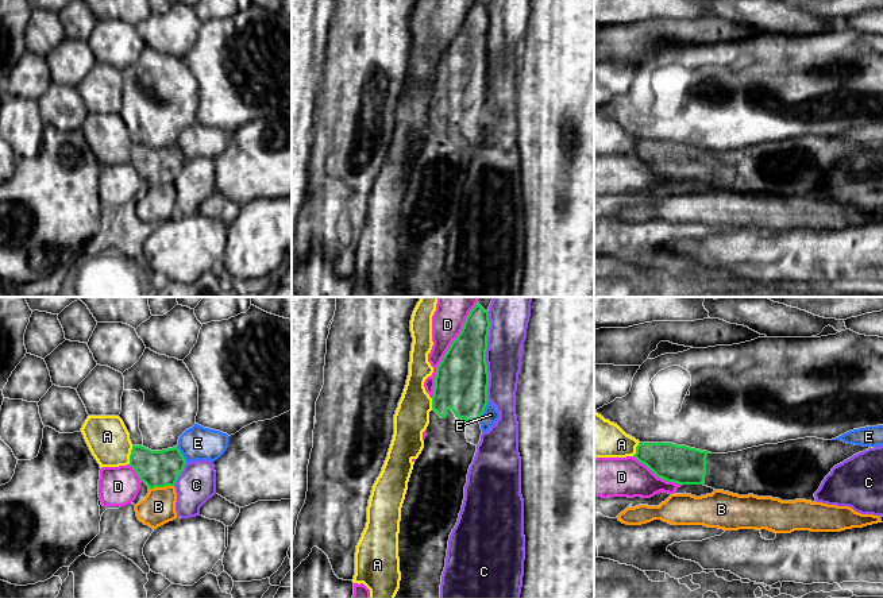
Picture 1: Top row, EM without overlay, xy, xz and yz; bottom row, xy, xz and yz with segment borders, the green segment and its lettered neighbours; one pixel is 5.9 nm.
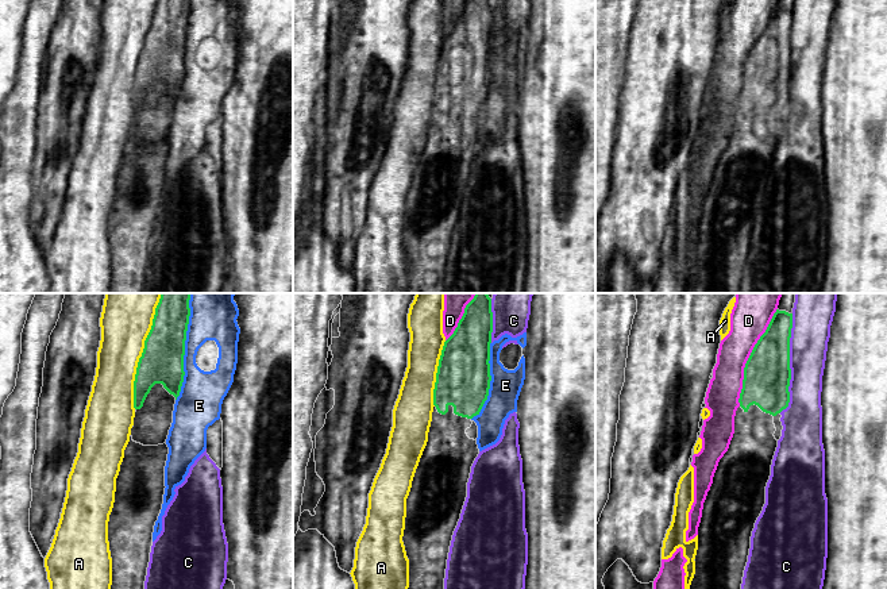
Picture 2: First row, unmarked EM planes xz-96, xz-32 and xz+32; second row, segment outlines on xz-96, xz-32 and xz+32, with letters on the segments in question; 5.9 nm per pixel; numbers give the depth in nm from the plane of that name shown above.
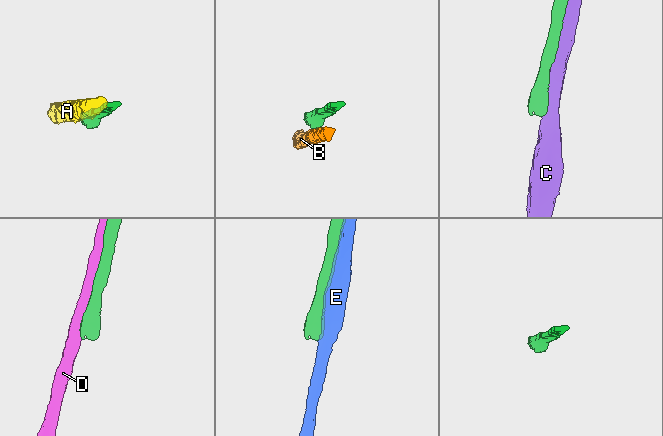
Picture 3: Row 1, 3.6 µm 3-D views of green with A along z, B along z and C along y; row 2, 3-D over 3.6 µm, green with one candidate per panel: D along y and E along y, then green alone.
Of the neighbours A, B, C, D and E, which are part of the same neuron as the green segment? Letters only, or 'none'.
none

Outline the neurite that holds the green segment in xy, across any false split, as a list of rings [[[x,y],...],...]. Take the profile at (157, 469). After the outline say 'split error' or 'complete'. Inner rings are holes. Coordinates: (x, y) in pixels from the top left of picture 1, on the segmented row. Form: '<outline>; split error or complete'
[[[132,445],[130,455],[130,466],[149,489],[174,486],[185,464],[186,460],[178,447],[151,451]]]; complete

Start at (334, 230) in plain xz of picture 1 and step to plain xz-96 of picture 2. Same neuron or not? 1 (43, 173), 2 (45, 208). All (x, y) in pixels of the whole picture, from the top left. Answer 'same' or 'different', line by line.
1: same
2: same

